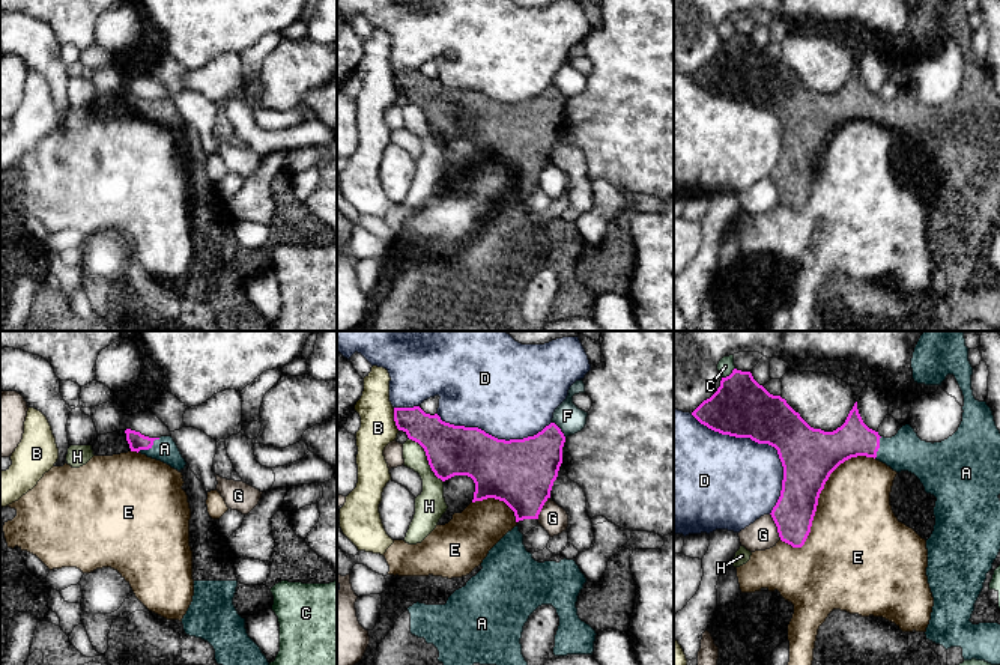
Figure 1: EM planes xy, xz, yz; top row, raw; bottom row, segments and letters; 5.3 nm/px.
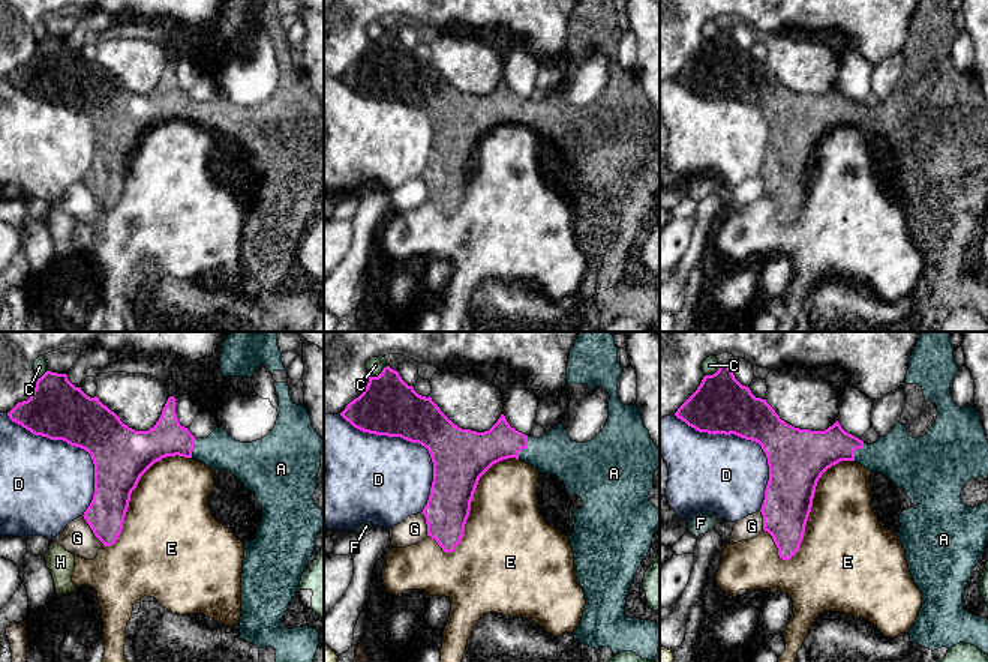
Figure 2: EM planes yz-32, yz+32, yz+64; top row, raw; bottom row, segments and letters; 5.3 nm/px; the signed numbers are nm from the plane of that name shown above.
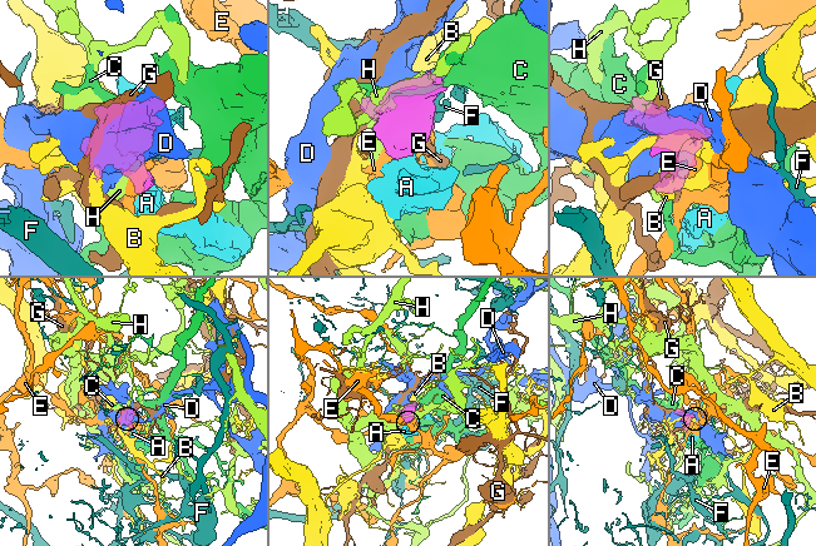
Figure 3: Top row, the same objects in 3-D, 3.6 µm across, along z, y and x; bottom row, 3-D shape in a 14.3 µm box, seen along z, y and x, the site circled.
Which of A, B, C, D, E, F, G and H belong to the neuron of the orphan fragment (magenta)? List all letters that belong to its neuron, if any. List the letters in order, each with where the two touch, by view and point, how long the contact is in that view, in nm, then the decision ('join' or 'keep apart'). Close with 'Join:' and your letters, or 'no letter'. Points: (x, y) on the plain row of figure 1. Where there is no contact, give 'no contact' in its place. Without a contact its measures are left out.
A: xy (149, 110) | 150 nm | join
B: xz (394, 81) | 120 nm | keep apart
C: yz (730, 38) | 90 nm | keep apart
D: yz (766, 106) | 700 nm | keep apart
E: yz (818, 160) | 650 nm | keep apart
F: xz (560, 92) | 120 nm | keep apart
G: yz (776, 188) | 160 nm | keep apart
H: xz (427, 122) | 300 nm | keep apart
Join: A

